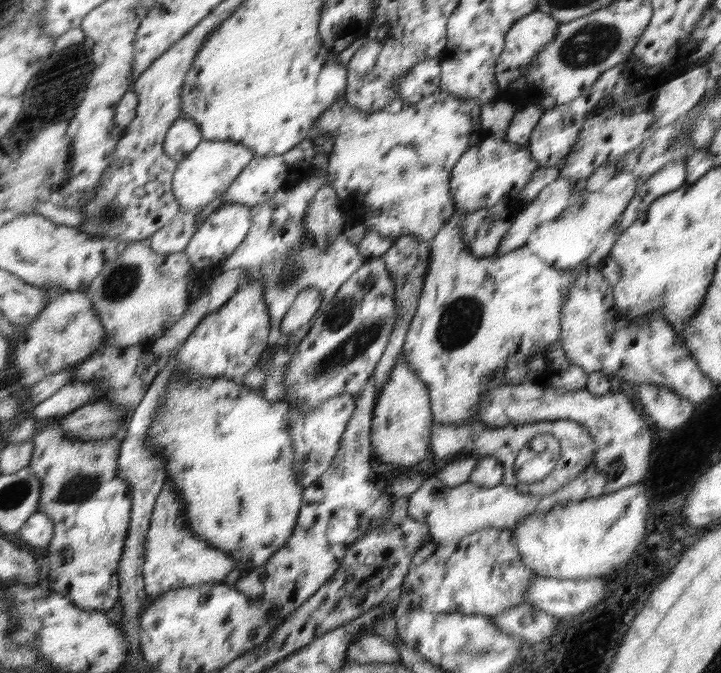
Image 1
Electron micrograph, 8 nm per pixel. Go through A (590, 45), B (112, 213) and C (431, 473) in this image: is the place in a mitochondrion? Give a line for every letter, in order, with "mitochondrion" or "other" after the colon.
A: mitochondrion
B: mitochondrion
C: other

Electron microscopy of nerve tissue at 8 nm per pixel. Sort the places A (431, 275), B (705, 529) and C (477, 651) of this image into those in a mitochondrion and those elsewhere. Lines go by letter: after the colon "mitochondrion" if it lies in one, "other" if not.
A: other
B: other
C: mitochondrion

